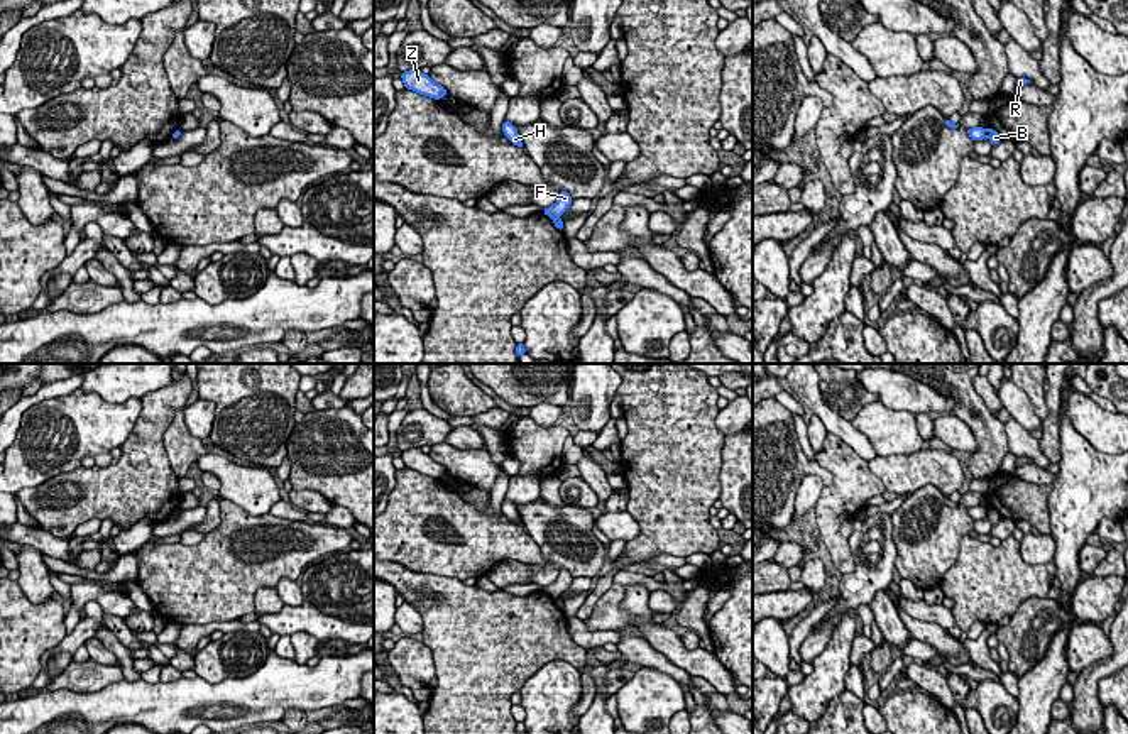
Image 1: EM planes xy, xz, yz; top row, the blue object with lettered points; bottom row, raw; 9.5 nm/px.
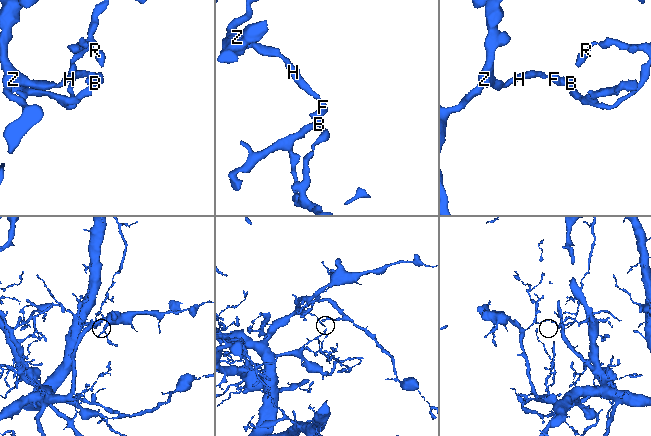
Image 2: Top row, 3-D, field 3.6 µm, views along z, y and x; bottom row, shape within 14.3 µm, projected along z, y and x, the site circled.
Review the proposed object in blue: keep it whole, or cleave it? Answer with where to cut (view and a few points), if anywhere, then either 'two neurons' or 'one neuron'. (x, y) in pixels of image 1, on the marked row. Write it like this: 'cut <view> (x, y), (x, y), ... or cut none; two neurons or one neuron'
cut xy (178, 131), (171, 137); two neurons

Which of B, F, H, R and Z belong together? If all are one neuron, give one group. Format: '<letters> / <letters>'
B R / F H Z

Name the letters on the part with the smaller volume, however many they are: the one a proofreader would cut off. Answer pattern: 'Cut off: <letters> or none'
Cut off: B, R

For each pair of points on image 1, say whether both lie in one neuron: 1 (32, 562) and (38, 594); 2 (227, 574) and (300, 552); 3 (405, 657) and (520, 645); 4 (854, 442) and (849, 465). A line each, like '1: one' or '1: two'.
1: one
2: one
3: two
4: two

